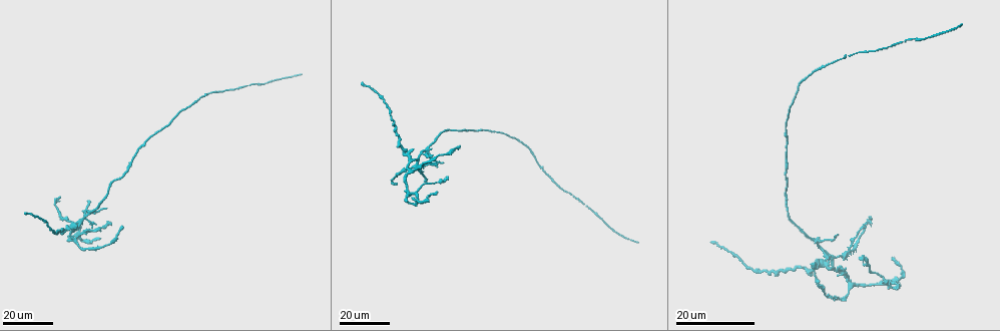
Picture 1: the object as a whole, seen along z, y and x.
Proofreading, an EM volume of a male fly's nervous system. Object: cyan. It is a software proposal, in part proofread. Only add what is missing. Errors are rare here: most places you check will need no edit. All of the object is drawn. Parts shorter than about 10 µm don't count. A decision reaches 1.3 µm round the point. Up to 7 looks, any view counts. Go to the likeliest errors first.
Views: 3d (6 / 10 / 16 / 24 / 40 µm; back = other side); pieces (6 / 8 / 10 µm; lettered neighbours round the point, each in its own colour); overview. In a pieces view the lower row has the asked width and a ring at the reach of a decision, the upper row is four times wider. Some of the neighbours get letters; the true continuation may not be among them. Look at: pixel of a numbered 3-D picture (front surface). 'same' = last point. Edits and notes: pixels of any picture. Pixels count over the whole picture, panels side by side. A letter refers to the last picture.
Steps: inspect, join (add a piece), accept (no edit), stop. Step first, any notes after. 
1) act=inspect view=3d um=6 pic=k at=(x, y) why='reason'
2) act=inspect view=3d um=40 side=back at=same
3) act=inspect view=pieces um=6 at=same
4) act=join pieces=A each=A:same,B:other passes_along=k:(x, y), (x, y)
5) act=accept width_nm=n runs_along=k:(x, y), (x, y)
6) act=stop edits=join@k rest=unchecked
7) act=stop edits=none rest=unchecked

act=inspect view=3d um=16 pic=1 at=(299, 73)

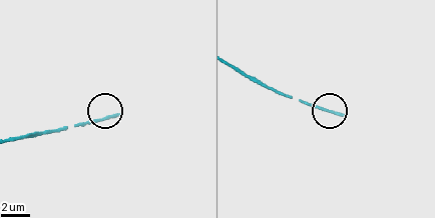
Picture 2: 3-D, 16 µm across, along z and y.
act=inspect view=pieces um=8 pic=2 at=(118, 116) why='see the neighbours'

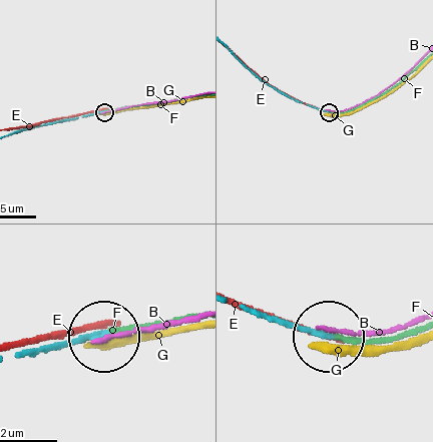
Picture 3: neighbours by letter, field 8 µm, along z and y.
act=join pieces=F each=B:other,E:other,F:same,G:other found='it goes on there'

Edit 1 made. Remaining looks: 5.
act=inspect view=overview why='redraw'

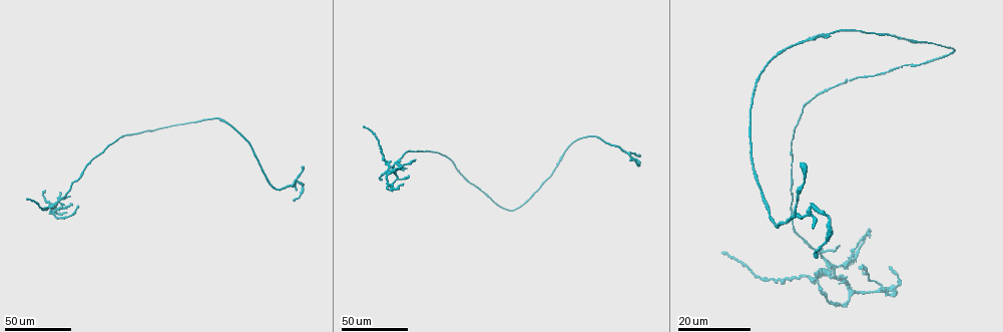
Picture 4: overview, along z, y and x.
act=inspect view=3d um=40 pic=4 at=(66, 211) why='free end'

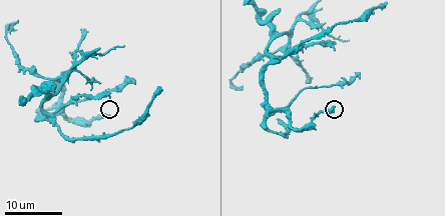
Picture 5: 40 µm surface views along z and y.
act=inspect view=pieces um=6 pic=5 at=(109, 115) why='see the neighbours'

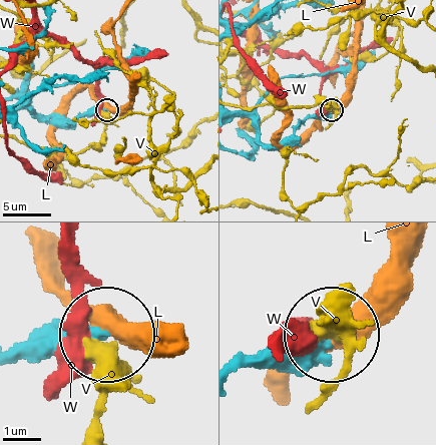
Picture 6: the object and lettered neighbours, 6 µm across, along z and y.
act=accept width_nm=340 each=L:other,V:other,W:other found='none of them fits'

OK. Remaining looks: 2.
act=inspect view=3d um=16 pic=1 at=(26, 213) why='end of a long branch'

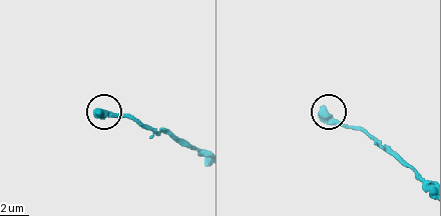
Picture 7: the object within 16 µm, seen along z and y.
act=inspect view=pieces um=8 pic=7 at=(318, 110)

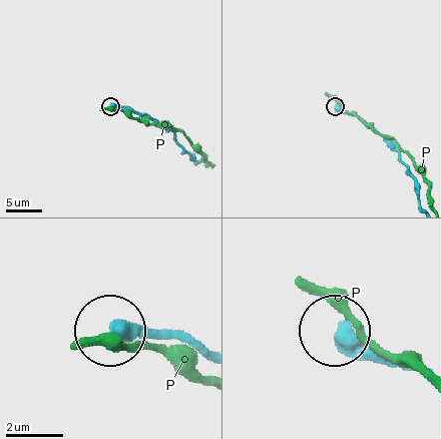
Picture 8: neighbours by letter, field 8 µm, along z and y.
act=accept each=P:other runs_along=8:(201, 345), (180, 336), (111, 331) found='no lettered piece goes on from it'

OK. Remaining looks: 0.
act=stop edits=join@3 rest=unchecked

